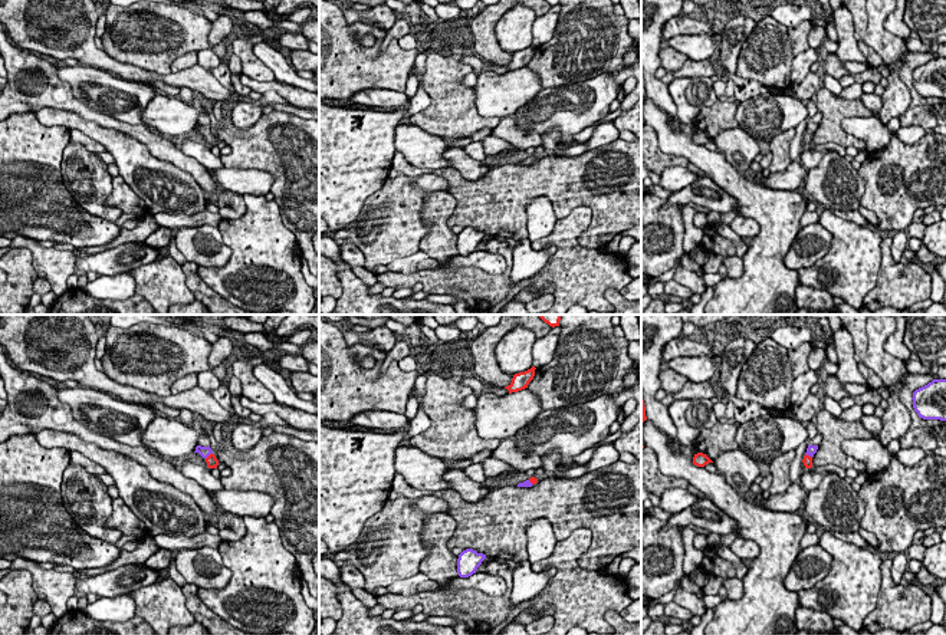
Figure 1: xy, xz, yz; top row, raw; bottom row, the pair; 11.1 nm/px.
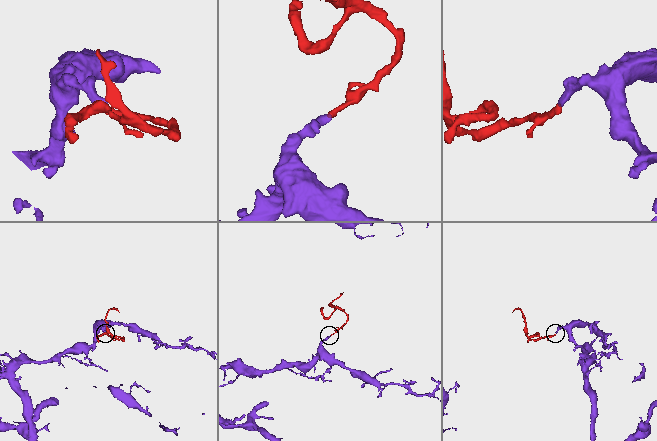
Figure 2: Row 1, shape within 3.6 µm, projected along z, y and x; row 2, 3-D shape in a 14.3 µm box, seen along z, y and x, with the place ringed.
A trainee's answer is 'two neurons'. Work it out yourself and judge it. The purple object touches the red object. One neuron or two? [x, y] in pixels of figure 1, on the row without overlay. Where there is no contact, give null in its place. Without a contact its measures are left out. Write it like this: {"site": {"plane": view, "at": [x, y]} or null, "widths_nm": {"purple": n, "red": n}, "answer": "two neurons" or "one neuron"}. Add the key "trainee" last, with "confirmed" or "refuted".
{"site": {"plane": "xy", "at": [209, 132]}, "widths_nm": {"purple": 130, "red": 130}, "answer": "one neuron", "trainee": "refuted"}

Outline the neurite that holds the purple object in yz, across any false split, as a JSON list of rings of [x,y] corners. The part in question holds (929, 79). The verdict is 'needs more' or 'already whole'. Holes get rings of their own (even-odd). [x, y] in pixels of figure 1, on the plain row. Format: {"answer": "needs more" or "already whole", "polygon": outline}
{"answer": "already whole", "polygon": [[[933,57],[916,68],[911,78],[920,96],[946,99],[946,57]]]}

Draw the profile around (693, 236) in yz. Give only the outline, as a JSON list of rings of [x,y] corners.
[[[684,205],[681,208],[681,217],[684,224],[684,238],[683,238],[684,253],[690,253],[694,247],[700,246],[703,240],[703,228],[699,228],[693,224],[696,213],[697,211],[690,205]]]

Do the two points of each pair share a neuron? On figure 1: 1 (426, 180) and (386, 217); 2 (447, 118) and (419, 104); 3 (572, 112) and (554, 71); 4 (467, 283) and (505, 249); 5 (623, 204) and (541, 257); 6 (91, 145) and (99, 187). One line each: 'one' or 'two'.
1: one
2: two
3: two
4: one
5: two
6: two

